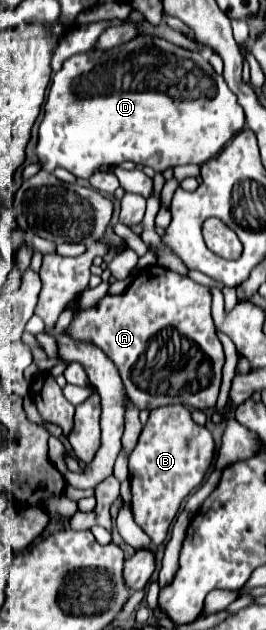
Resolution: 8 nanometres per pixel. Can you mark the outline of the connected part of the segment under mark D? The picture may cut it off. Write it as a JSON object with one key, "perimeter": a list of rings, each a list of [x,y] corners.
{"perimeter":[[[138,35],[120,47],[108,51],[92,49],[64,61],[48,89],[36,153],[42,169],[52,173],[56,167],[64,167],[82,179],[88,179],[100,165],[116,167],[124,161],[166,171],[176,165],[206,163],[244,129],[244,123],[246,117],[236,95],[198,51],[188,51],[162,37]]]}

